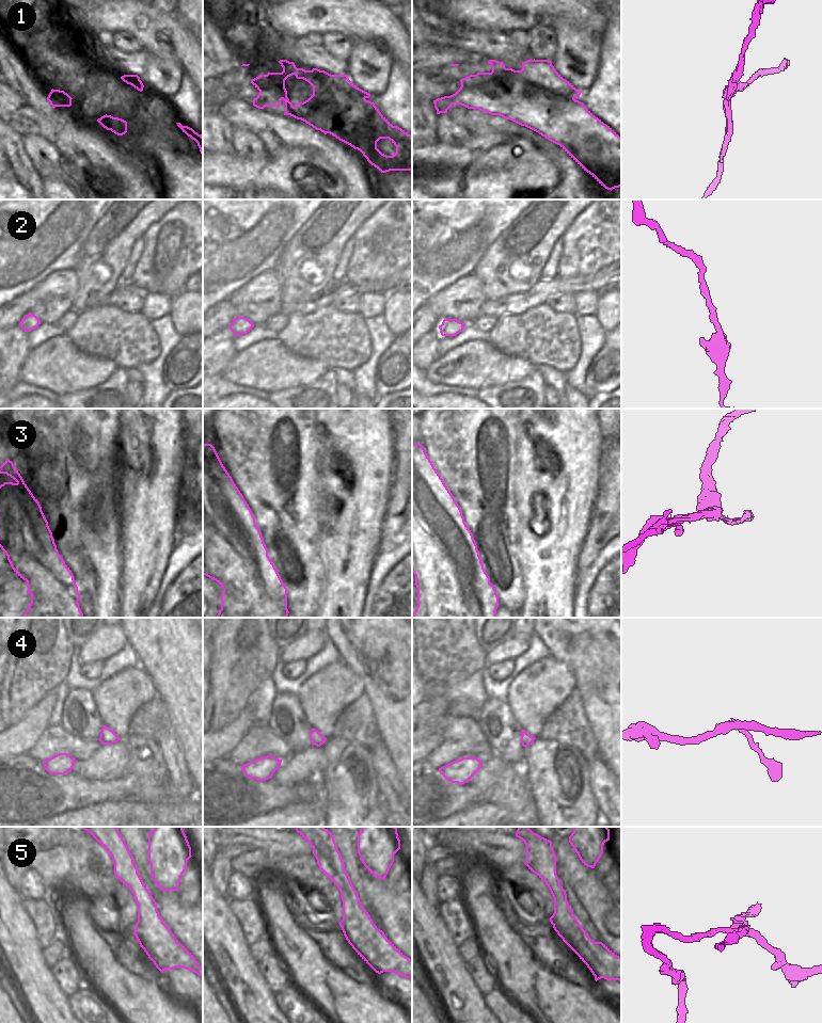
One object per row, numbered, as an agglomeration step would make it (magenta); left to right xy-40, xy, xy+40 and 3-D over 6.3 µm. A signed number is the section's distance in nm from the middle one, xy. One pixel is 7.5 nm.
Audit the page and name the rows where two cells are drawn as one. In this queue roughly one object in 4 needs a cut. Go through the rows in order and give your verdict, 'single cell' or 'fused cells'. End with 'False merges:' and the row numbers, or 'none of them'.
1: fused cells
2: single cell
3: fused cells
4: single cell
5: fused cells
False merges: 1, 3, 5

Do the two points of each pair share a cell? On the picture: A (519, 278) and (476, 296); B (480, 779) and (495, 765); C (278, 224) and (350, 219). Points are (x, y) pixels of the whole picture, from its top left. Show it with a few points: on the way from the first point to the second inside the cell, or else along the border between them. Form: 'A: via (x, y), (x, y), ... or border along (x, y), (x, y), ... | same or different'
A: border along (472, 273), (477, 277), (481, 291), (487, 299) | different
B: via (484, 777), (492, 768) | same
C: border along (316, 210), (288, 241) | different

